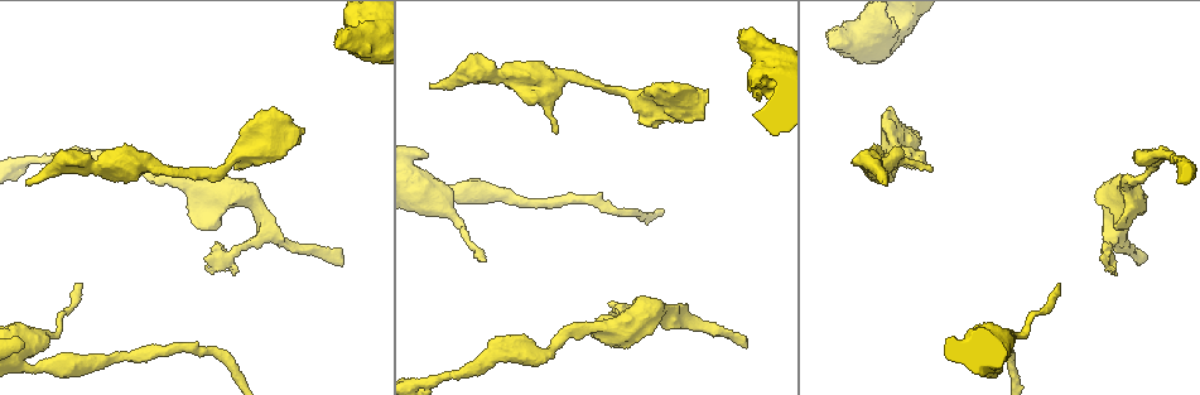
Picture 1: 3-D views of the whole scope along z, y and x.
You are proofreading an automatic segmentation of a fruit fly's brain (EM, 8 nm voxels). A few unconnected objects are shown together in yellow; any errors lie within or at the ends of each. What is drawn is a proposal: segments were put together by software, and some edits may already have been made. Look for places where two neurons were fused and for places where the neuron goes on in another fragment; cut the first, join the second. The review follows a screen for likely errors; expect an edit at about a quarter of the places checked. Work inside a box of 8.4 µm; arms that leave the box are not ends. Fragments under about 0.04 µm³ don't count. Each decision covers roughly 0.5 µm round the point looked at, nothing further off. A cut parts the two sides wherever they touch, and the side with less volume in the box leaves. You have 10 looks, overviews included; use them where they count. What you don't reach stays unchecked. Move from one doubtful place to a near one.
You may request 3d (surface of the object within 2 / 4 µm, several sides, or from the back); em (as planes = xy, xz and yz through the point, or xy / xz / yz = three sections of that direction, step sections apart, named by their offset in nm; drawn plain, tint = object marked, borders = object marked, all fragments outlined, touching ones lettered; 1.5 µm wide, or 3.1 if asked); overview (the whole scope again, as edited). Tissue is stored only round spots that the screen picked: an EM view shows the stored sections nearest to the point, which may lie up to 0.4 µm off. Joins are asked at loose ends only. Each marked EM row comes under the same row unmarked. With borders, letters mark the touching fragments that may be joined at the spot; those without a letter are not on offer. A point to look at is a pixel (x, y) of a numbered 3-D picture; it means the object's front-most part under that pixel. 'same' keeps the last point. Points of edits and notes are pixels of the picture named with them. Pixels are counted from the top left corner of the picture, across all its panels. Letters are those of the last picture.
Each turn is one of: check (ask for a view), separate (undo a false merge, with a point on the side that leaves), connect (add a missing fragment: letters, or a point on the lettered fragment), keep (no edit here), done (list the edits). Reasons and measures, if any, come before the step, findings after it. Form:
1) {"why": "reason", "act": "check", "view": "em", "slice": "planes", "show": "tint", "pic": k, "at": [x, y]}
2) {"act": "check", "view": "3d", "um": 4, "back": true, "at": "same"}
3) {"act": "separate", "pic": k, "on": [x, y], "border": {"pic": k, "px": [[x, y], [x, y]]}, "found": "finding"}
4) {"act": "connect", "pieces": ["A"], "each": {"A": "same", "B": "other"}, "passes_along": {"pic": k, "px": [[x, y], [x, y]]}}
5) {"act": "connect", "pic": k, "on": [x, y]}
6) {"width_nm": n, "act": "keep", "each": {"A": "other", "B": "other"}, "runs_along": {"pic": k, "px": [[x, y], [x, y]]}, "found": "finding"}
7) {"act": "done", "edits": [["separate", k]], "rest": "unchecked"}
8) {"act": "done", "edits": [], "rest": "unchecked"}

{"why": "narrows sharply", "act": "check", "view": "3d", "um": 4, "pic": 1, "at": [449, 376]}

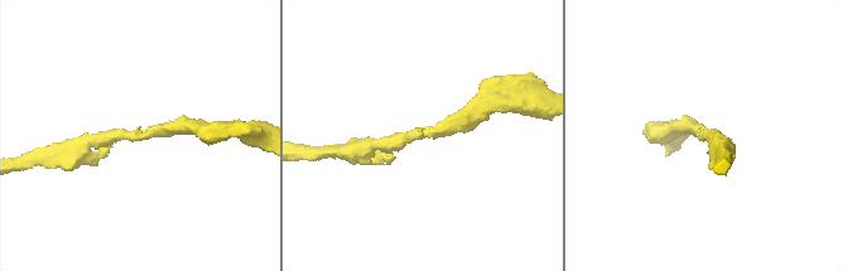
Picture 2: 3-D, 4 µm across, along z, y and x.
{"arm_widths_nm": [220, 260], "act": "check", "view": "em", "slice": "planes", "show": "borders", "pic": 2, "at": [426, 133]}

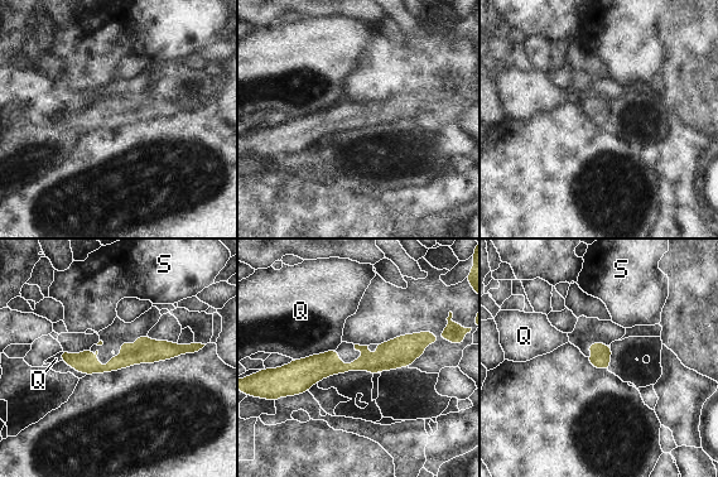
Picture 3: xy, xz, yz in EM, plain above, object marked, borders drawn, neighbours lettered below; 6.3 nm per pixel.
{"width_nm": 140, "act": "keep", "each": {"Q": "other", "S": "other"}, "runs_along": {"pic": 3, "px": [[425, 337], [376, 364], [279, 374]]}, "found": "continuous, no second neuron"}

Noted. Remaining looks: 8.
{"why": "branch stops here", "act": "check", "view": "em", "slice": "planes", "show": "borders", "pic": 1, "at": [930, 169]}

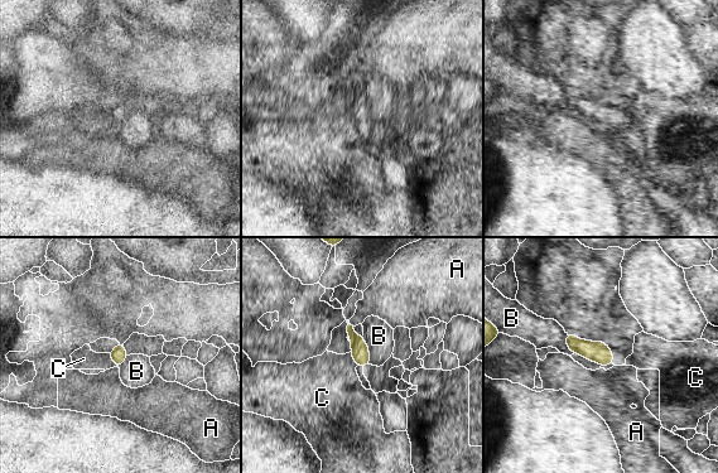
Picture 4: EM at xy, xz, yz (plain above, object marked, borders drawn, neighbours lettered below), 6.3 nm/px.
{"longest_contact_nm": ["B", 180], "act": "keep", "each": {"A": "other", "B": "other", "C": "other"}, "border": {"pic": 4, "px": [[361, 337], [367, 347], [369, 363]]}, "found": "none of them fits"}

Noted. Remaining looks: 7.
{"why": "free end", "act": "check", "view": "em", "slice": "xz", "step": 8, "show": "borders", "pic": 1, "at": [26, 184]}

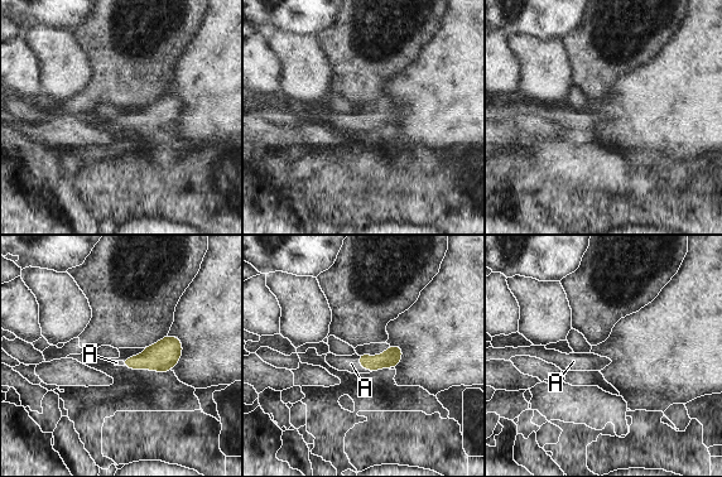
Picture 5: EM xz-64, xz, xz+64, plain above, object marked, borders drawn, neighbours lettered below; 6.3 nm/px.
{"act": "connect", "pic": 5, "on": [351, 364], "each": {"A": "same"}, "found": "the neuron continues"}

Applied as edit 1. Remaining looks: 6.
{"why": "see it whole again", "act": "check", "view": "overview"}

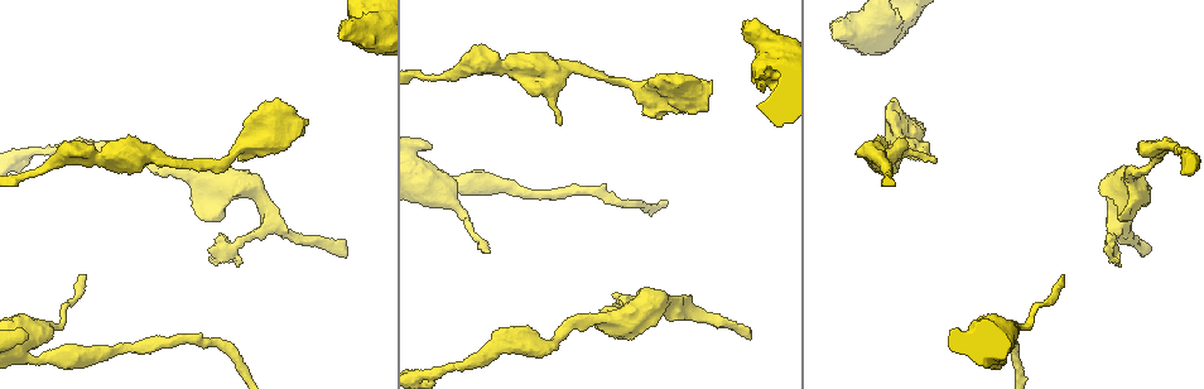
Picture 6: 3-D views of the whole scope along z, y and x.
{"why": "free end", "act": "check", "view": "em", "slice": "planes", "show": "tint", "pic": 6, "at": [345, 257]}

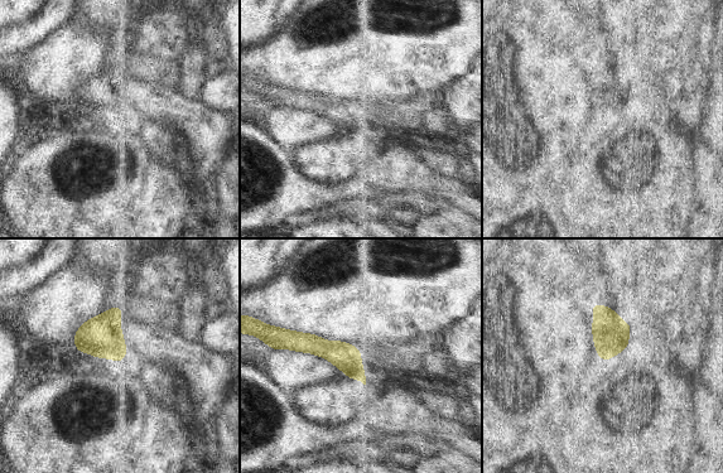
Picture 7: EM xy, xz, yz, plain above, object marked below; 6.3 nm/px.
{"why": "what lies round it", "act": "check", "view": "em", "slice": "planes", "show": "borders", "at": "same"}

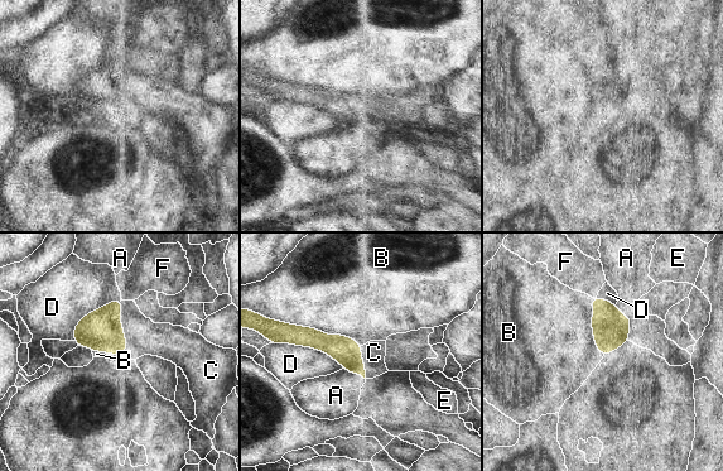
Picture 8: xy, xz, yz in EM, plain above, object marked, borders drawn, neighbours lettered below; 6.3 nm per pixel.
{"act": "connect", "pic": 8, "on": [143, 336], "each": {"A": "other", "B": "other", "C": "same", "D": "other", "E": "other", "F": "other"}, "passes_along": {"pic": 8, "px": [[101, 330], [121, 327], [143, 336]]}, "found": "it goes on there"}

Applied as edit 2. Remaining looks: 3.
{"act": "done", "edits": [["connect", 5], ["connect", 8]], "rest": "unchecked"}

